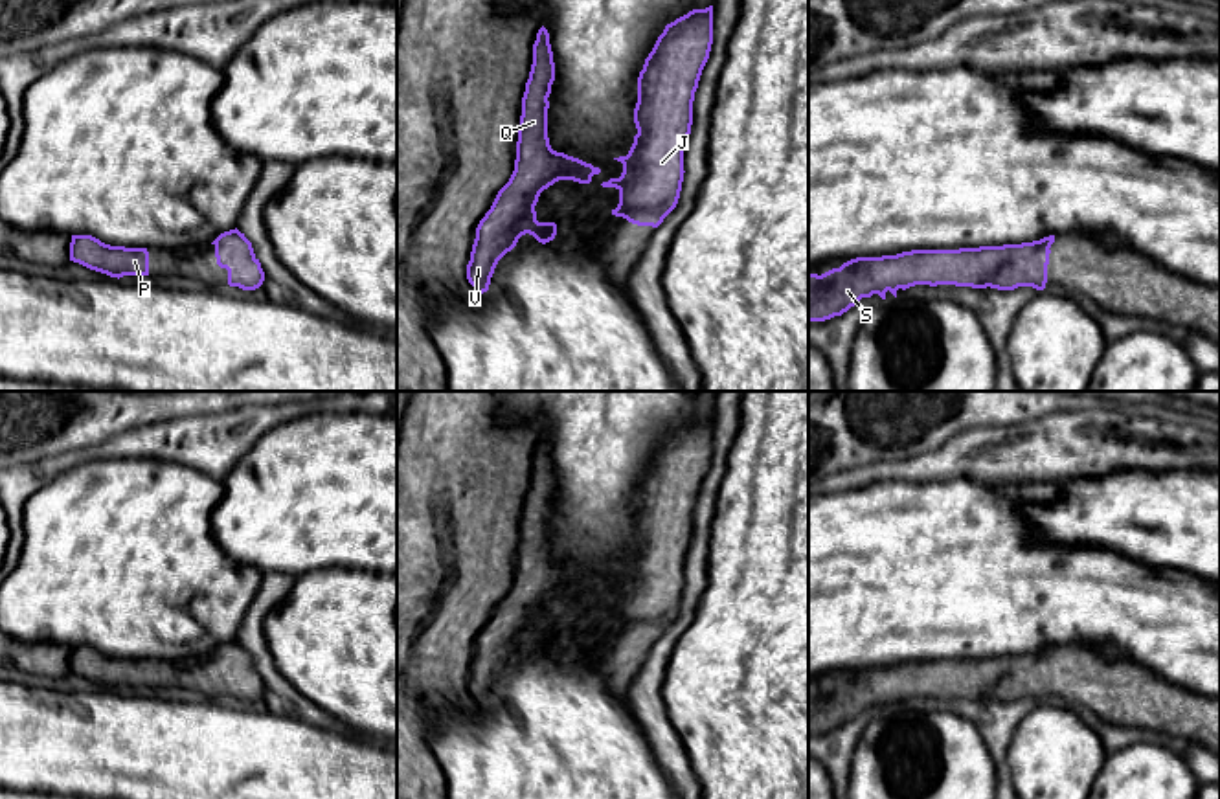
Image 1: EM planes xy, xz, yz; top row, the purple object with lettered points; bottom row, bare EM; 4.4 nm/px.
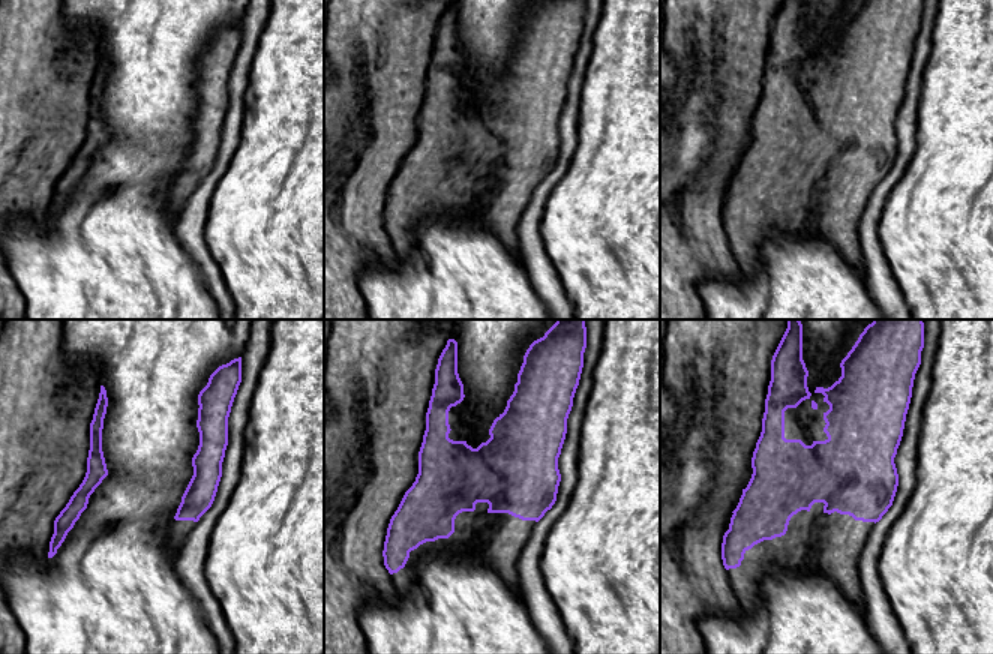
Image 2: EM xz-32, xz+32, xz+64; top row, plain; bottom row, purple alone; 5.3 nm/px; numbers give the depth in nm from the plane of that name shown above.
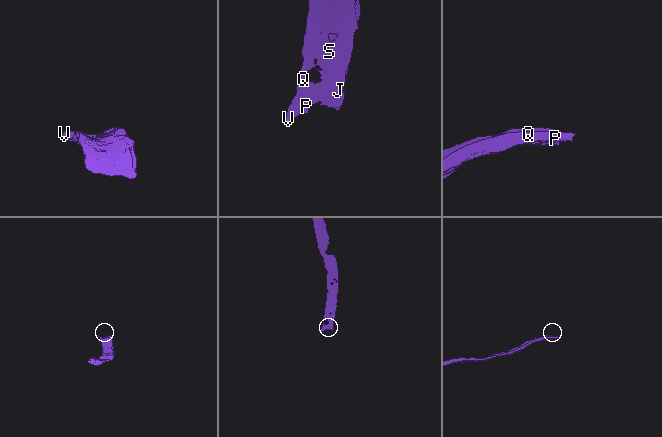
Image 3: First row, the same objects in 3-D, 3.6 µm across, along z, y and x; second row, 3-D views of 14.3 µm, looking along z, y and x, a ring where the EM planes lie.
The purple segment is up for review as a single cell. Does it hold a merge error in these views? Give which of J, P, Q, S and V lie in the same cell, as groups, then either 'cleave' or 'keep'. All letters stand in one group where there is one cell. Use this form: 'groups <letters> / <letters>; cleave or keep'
groups J P Q S V; keep

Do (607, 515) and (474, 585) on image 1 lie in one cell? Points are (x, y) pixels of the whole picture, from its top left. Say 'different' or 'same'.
different

